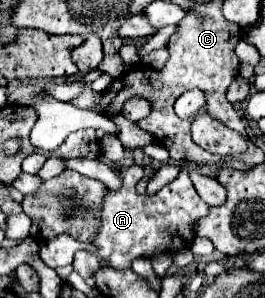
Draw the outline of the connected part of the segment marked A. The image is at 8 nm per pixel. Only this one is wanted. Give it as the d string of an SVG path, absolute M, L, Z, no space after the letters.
M129 166L121 178L121 188L107 190L101 206L101 222L97 236L93 238L95 252L81 250L75 254L73 268L81 278L91 278L101 268L129 270L131 262L137 258L157 258L163 254L175 254L181 244L181 232L195 230L195 224L209 214L209 204L205 204L195 192L189 172L183 168L179 178L155 194L137 194L137 184L143 178L143 166Z

